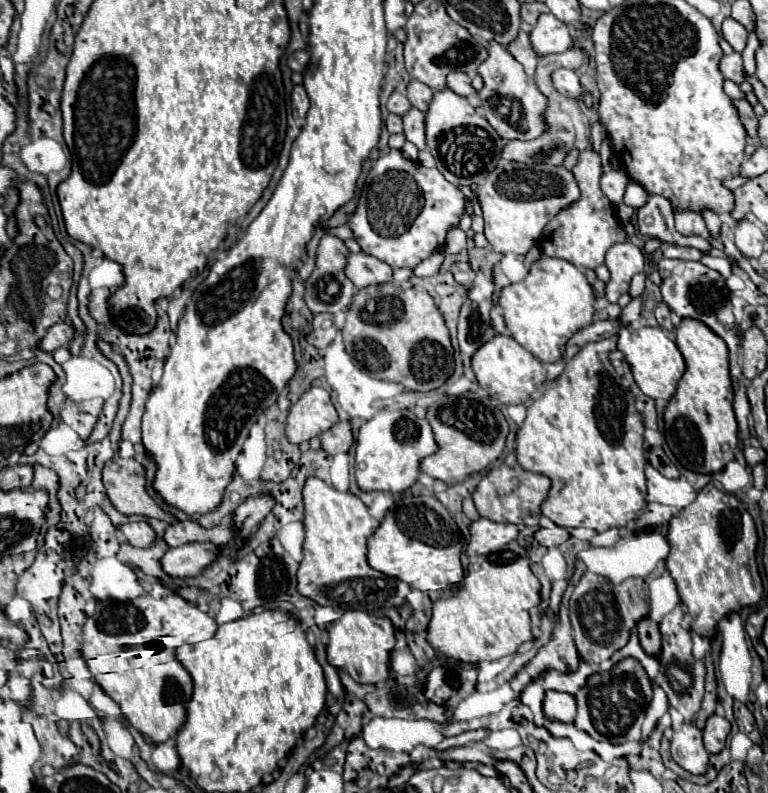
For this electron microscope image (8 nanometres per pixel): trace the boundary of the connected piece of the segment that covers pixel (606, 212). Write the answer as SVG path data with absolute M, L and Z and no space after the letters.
M592 148L582 150L578 156L578 164L572 168L572 174L580 186L580 198L572 202L572 206L560 210L542 232L542 240L548 250L546 252L548 256L564 258L580 268L596 268L604 262L604 254L612 244L626 240L626 232L620 226L616 208L600 190L602 172L604 172L604 166L602 166L600 154L594 152Z

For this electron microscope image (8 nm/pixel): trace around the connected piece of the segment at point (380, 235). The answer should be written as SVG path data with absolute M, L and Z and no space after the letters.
M394 148L374 162L366 178L366 188L366 198L360 198L356 210L348 214L348 226L362 252L392 268L414 268L432 252L442 250L448 230L460 222L466 208L464 194L436 168L406 160Z

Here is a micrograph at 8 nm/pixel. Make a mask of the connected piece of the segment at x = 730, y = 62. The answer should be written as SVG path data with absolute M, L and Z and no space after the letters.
M730 54L730 56L724 56L720 60L720 72L726 80L732 80L736 84L744 82L744 68L742 68L742 58L740 54Z

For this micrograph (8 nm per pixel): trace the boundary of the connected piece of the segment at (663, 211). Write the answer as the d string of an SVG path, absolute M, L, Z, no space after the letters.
M648 194L648 202L638 210L638 228L640 234L648 238L658 238L668 244L680 246L694 246L702 254L710 250L710 244L704 238L684 238L674 230L674 208L670 200L658 194Z

